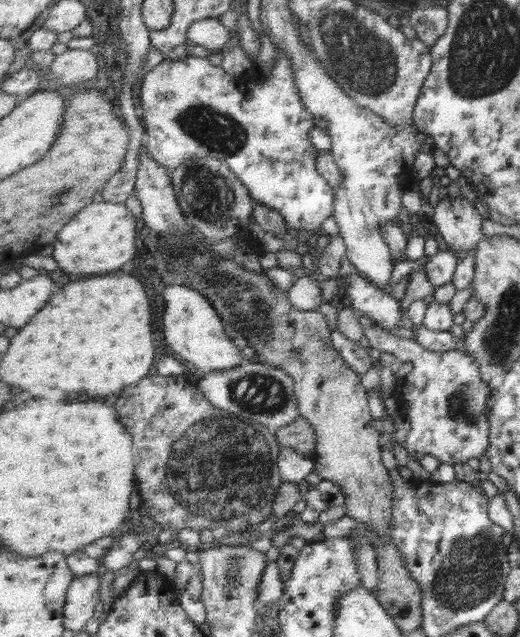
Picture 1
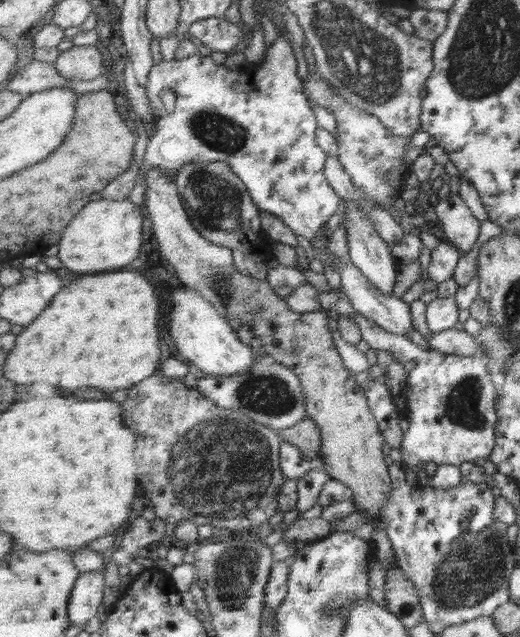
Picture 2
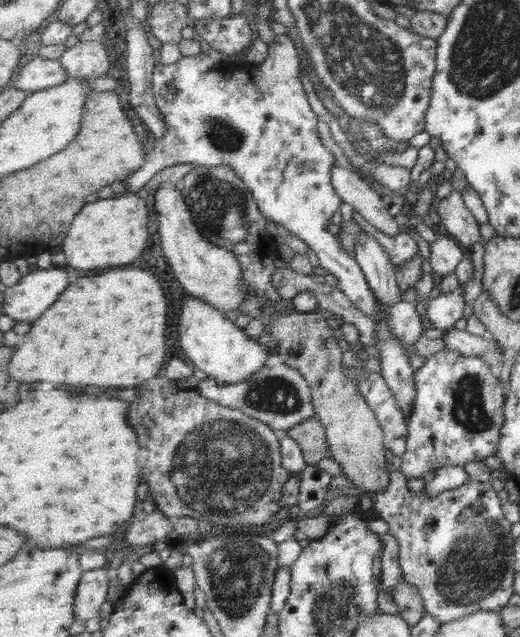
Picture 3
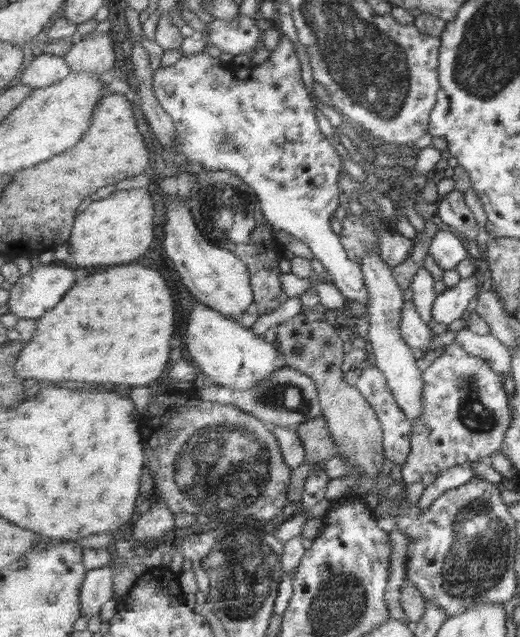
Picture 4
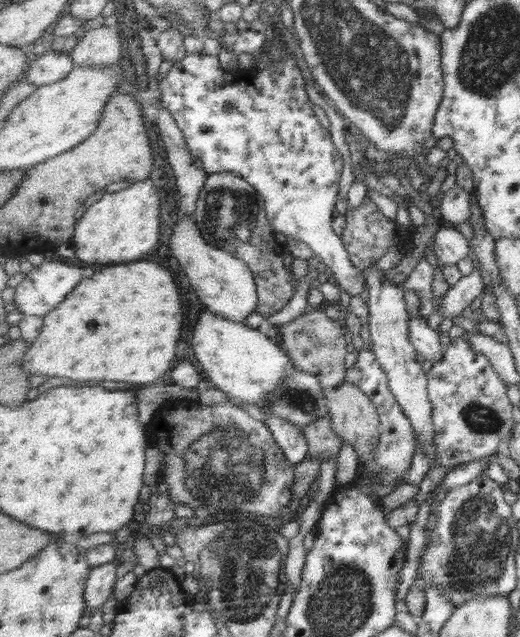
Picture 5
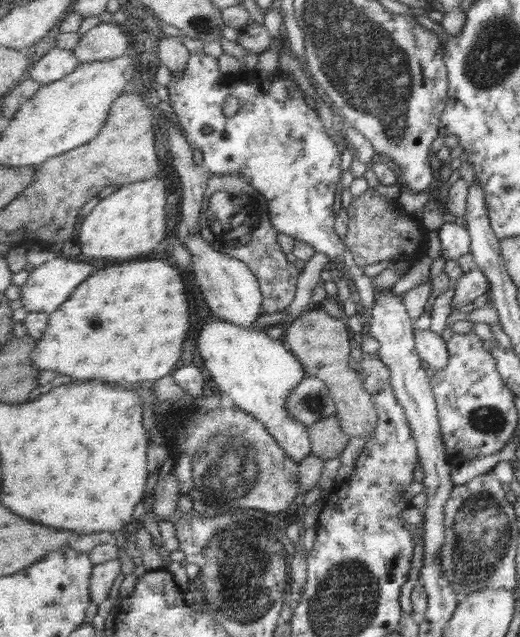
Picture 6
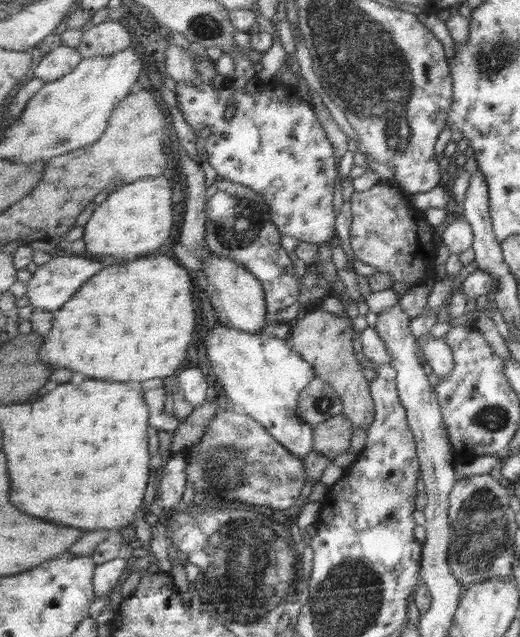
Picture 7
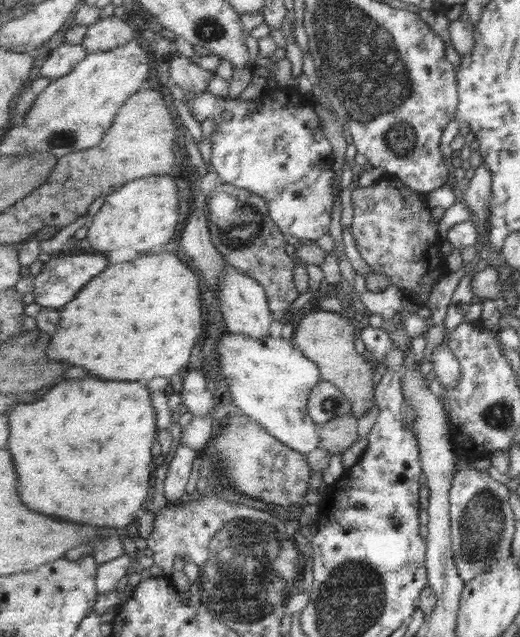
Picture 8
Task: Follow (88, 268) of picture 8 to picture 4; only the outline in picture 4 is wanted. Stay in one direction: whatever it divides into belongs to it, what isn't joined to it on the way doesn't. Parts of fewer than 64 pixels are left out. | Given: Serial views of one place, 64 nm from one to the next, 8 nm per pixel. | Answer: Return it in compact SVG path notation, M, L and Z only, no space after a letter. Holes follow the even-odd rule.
M52 261L49 264L39 264L31 268L29 272L13 284L9 290L9 311L20 318L39 320L43 315L50 313L55 306L63 300L67 292L73 288L77 282L77 273L82 270L67 268L65 263Z

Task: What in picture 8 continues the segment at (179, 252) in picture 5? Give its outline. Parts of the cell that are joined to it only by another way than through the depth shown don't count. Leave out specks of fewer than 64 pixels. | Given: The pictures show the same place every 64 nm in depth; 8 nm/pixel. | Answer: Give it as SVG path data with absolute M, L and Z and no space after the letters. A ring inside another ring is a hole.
M227 264L227 272L219 284L219 299L221 299L224 315L223 321L229 333L245 334L248 338L255 339L271 337L271 326L277 317L273 315L266 290L258 280L239 272L235 266Z

